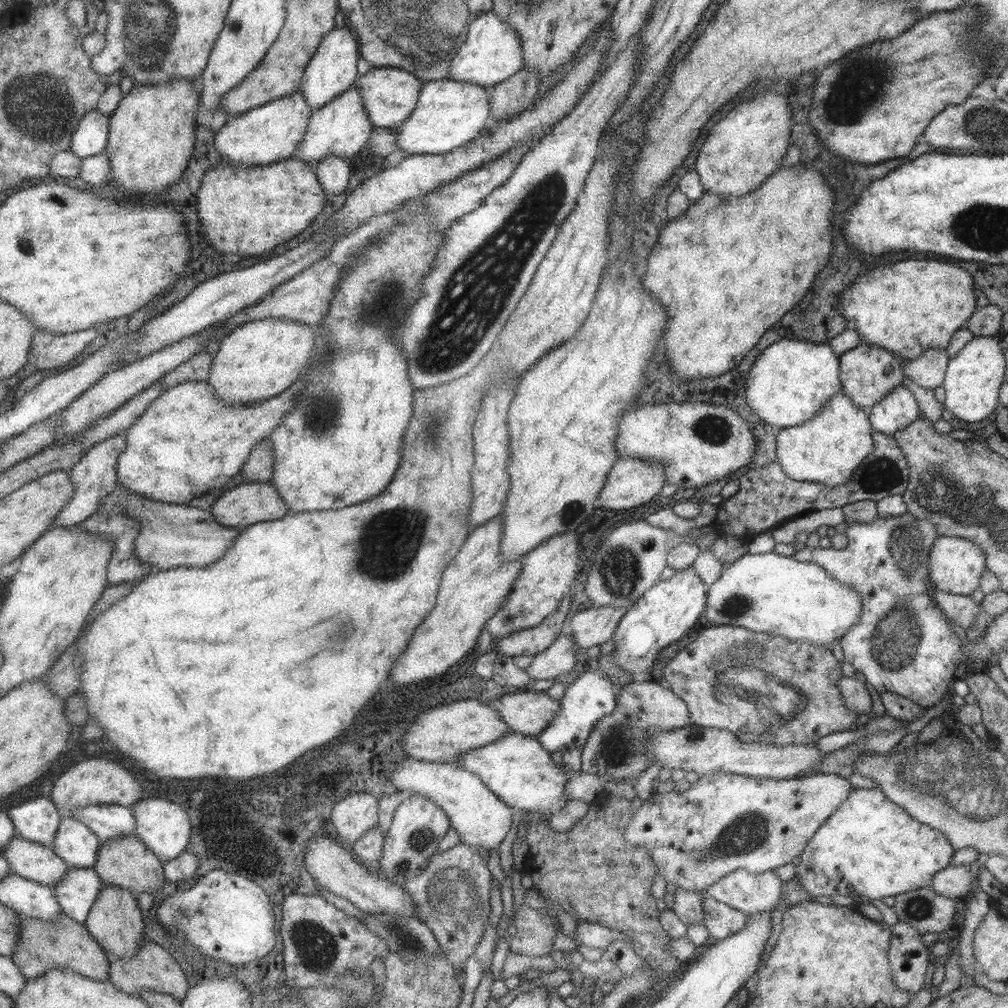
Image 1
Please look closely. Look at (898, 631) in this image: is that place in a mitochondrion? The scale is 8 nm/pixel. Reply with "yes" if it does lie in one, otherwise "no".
yes

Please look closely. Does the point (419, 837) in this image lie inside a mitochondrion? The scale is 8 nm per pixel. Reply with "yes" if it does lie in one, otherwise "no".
yes

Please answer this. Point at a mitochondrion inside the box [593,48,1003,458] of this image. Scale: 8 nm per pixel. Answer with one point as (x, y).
(857, 92)

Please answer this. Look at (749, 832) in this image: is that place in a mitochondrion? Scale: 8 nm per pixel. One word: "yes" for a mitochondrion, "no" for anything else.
yes

